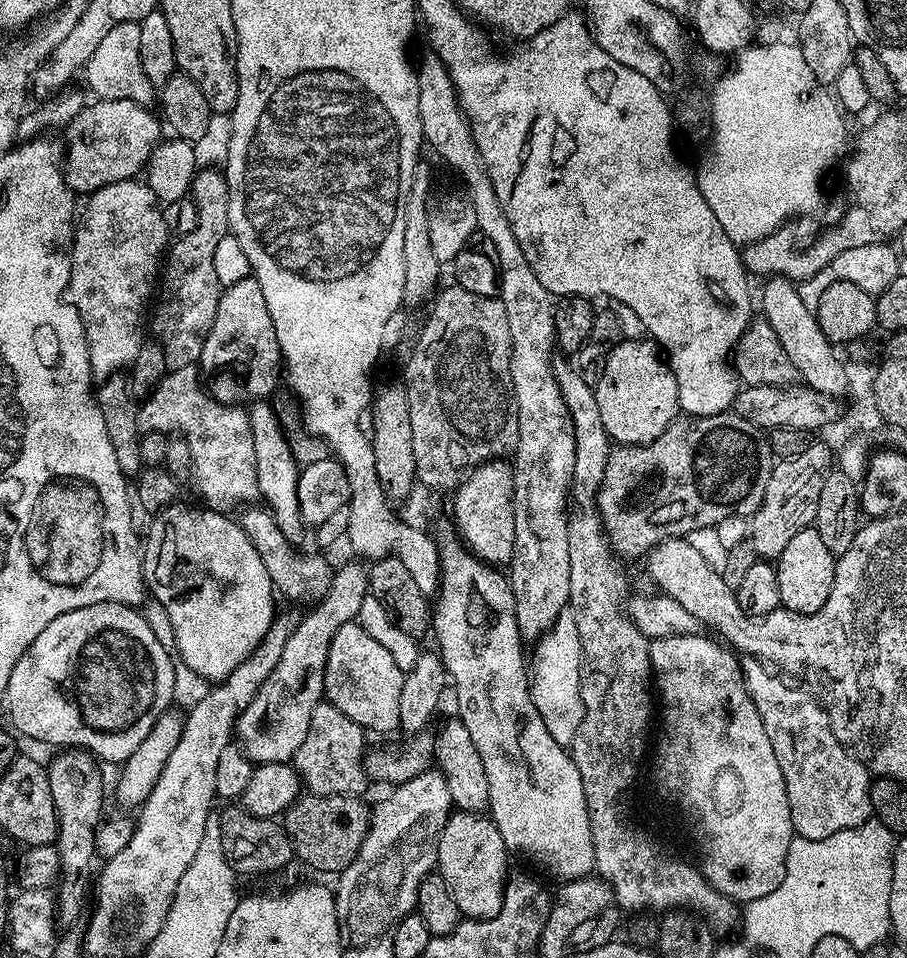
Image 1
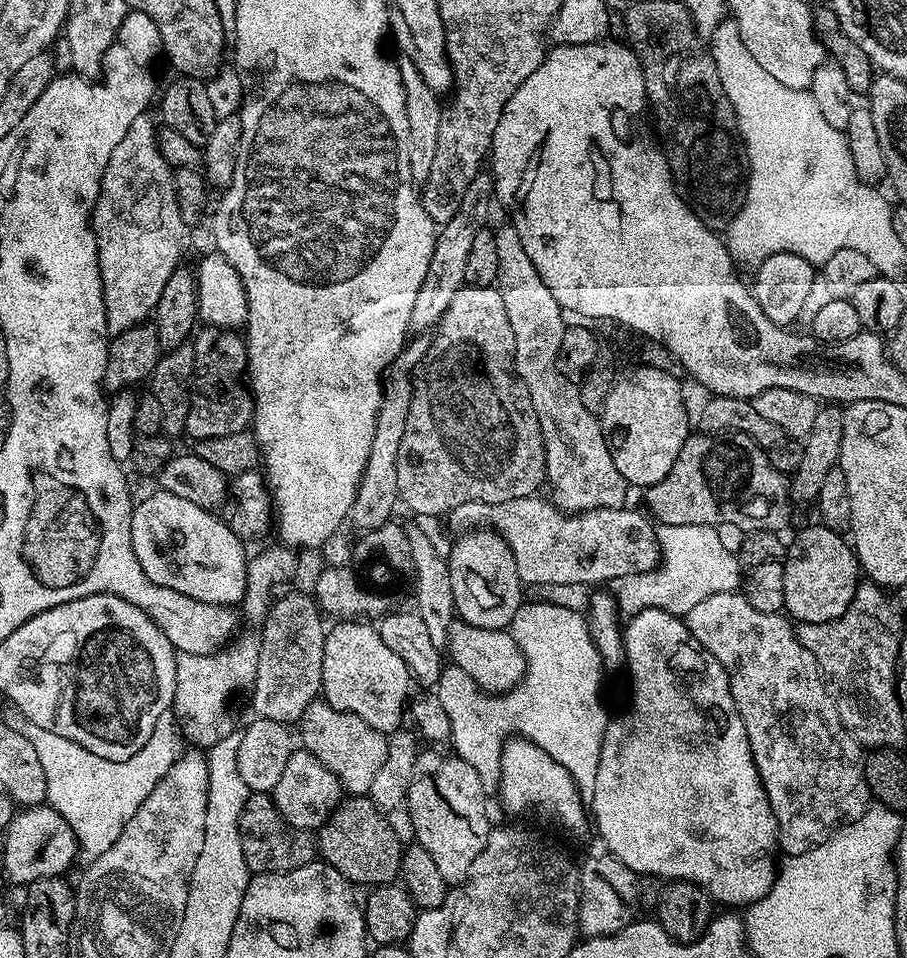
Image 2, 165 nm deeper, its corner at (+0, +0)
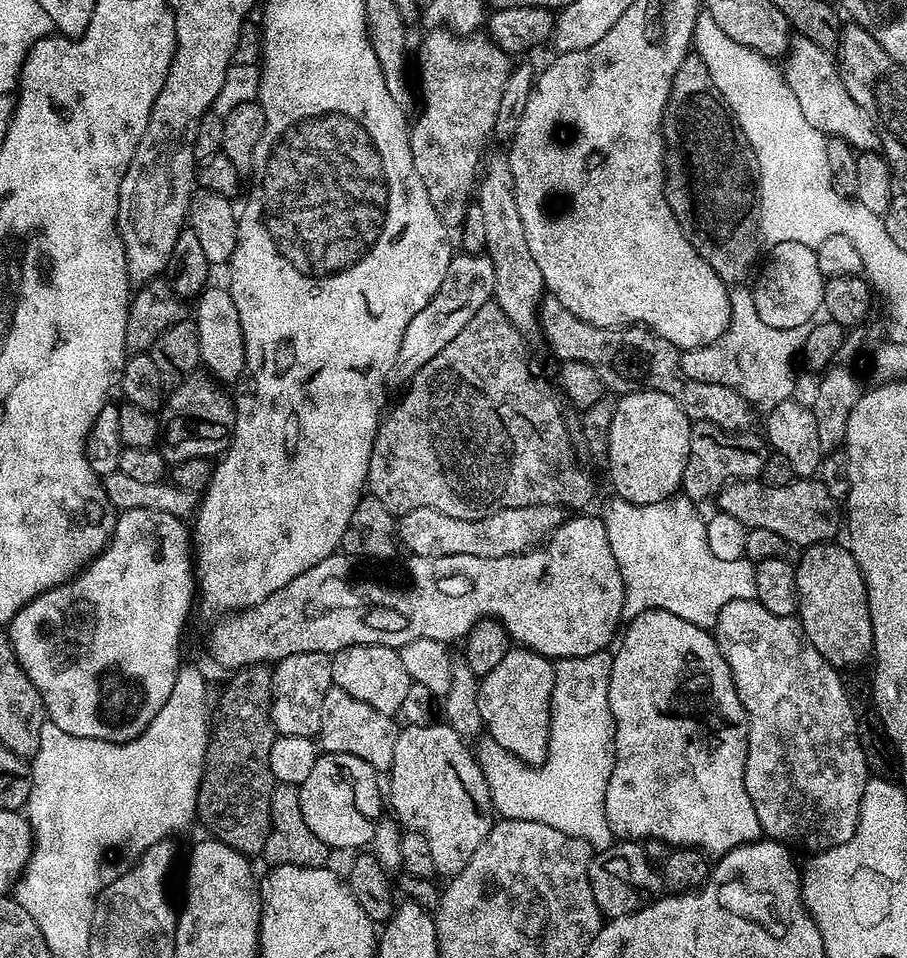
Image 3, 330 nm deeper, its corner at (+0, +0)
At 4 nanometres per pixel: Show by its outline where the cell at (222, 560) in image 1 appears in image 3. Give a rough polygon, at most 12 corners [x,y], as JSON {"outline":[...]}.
{"outline":[[126,510],[7,625],[47,719],[132,740],[194,598],[190,530]]}

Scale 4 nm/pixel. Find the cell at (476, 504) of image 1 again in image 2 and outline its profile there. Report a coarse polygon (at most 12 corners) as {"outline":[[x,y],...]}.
{"outline":[[491,530],[446,556],[457,617],[507,629],[522,603],[514,554]]}

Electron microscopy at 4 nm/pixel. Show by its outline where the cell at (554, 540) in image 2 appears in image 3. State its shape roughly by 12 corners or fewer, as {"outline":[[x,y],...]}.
{"outline":[[518,506],[477,520],[433,508],[396,524],[412,556],[502,558],[543,545],[558,506]]}

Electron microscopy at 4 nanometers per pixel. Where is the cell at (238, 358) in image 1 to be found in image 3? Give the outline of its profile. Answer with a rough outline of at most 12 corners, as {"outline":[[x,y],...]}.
{"outline":[[207,371],[158,412],[158,450],[177,464],[228,451],[236,406]]}

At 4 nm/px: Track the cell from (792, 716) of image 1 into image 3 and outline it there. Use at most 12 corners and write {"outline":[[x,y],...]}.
{"outline":[[796,616],[714,635],[748,716],[761,833],[850,842],[870,773],[841,673]]}

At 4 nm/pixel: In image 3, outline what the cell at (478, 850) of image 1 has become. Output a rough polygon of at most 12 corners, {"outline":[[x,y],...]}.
{"outline":[[396,733],[386,800],[456,876],[494,823],[465,737]]}

